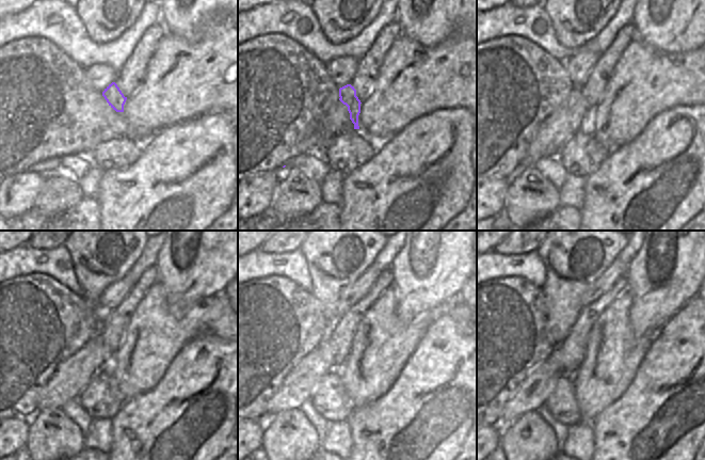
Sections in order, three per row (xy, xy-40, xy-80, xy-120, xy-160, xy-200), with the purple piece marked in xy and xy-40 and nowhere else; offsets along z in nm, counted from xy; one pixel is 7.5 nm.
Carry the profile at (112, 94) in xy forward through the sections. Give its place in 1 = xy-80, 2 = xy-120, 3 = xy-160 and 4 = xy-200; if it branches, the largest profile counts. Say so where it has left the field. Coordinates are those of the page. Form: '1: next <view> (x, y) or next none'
1: next xy-80 (567, 120)
2: next xy-120 (69, 378)
3: next xy-160 (299, 385)
4: next xy-200 (531, 394)

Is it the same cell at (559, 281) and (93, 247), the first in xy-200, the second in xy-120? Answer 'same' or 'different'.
same

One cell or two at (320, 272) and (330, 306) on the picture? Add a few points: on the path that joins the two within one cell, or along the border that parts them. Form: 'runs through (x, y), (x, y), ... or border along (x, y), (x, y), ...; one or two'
runs through (326, 281), (326, 290), (330, 298); one

